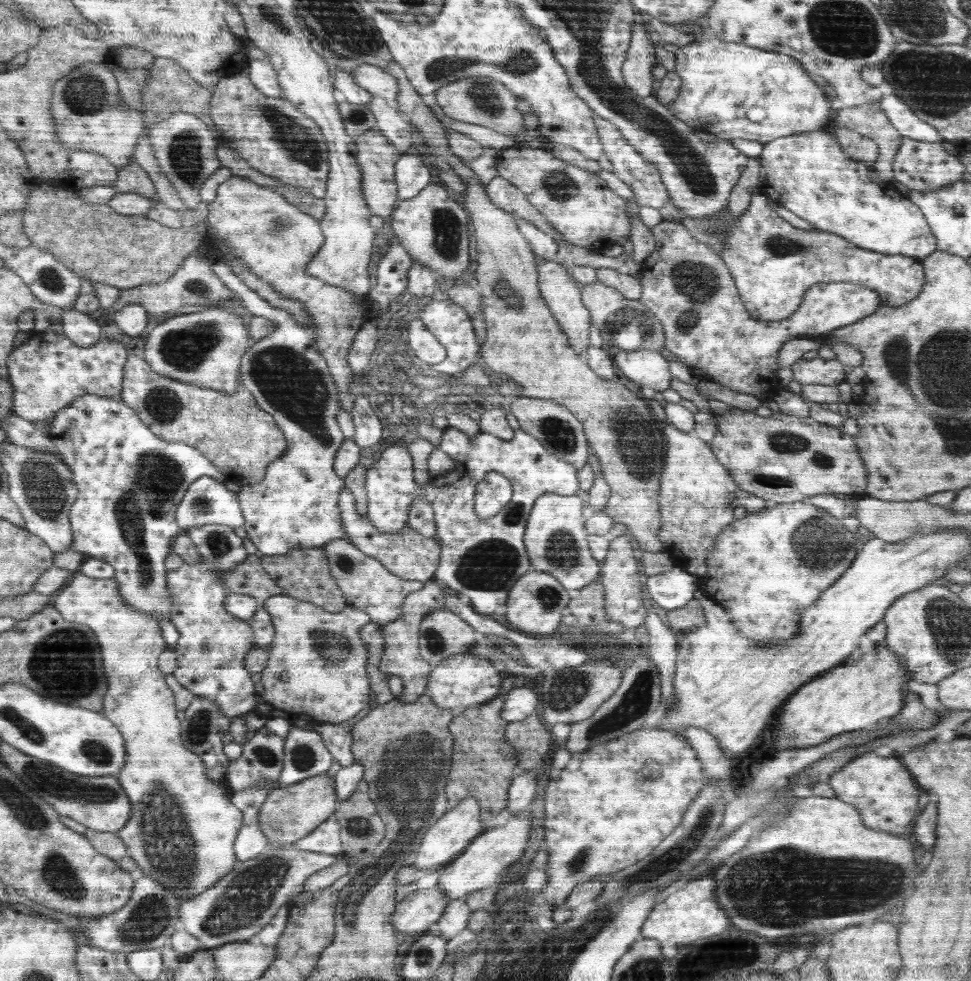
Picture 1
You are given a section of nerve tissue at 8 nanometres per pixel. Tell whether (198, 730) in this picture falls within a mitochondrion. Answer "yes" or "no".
yes

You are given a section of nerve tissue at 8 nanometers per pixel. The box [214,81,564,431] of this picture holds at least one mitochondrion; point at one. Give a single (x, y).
(296, 141)

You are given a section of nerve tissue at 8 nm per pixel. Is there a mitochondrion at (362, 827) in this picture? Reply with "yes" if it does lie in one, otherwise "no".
yes

